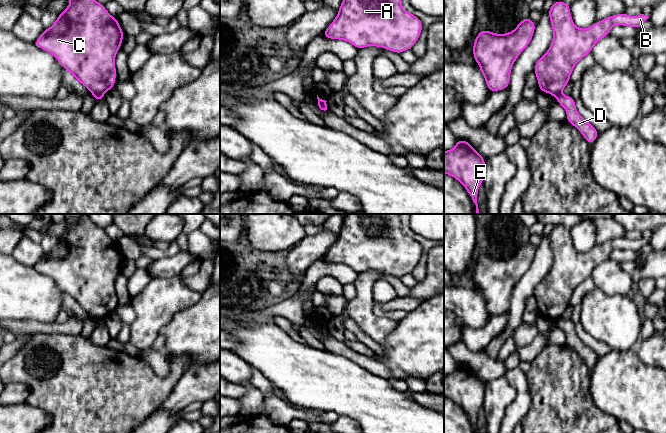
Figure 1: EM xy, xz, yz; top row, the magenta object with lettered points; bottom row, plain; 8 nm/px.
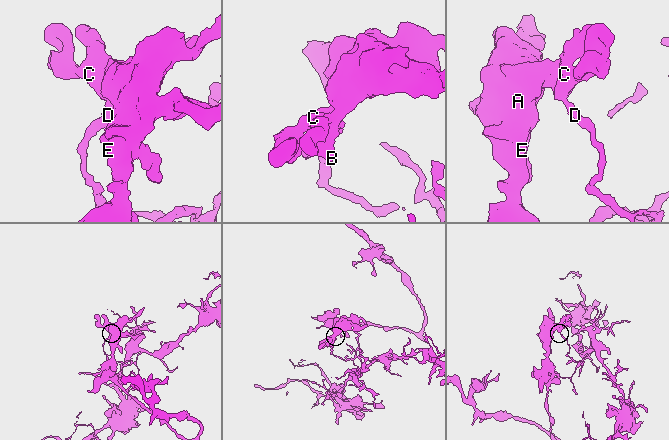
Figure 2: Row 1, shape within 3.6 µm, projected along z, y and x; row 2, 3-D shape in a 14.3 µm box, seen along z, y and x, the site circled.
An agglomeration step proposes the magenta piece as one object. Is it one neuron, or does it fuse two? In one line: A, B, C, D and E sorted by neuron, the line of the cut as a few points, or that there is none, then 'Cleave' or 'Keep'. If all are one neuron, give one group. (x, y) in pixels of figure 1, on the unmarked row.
Groups: A B C E / D. Split along yz (560, 316), (555, 320). Cleave

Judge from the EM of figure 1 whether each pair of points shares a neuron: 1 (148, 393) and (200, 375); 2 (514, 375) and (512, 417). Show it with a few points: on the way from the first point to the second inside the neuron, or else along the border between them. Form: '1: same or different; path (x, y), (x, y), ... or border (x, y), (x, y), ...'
1: different; border (189, 366), (163, 403)
2: same; path (520, 385), (520, 405), (518, 407)

